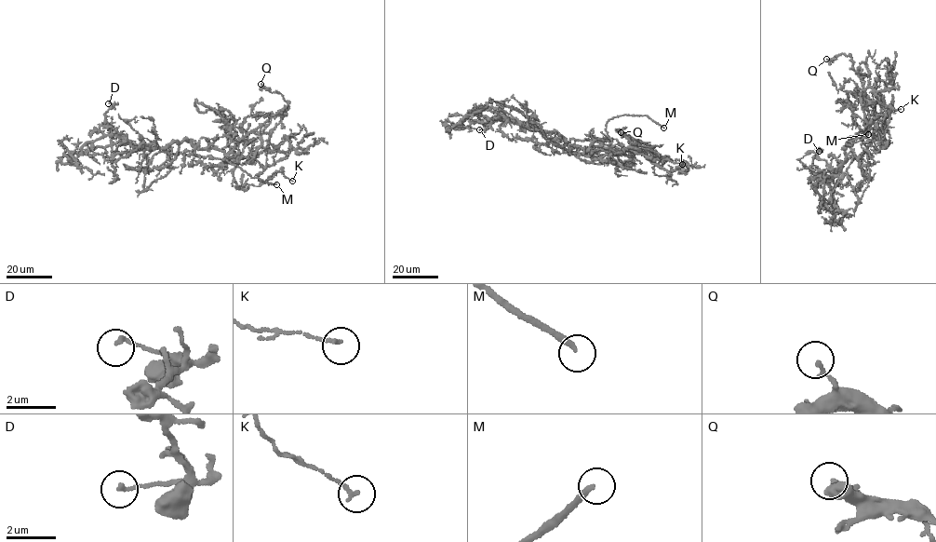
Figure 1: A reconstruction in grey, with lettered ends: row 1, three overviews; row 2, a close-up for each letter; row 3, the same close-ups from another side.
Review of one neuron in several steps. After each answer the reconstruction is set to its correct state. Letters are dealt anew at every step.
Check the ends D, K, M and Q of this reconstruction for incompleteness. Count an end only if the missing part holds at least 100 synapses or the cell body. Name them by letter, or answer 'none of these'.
M

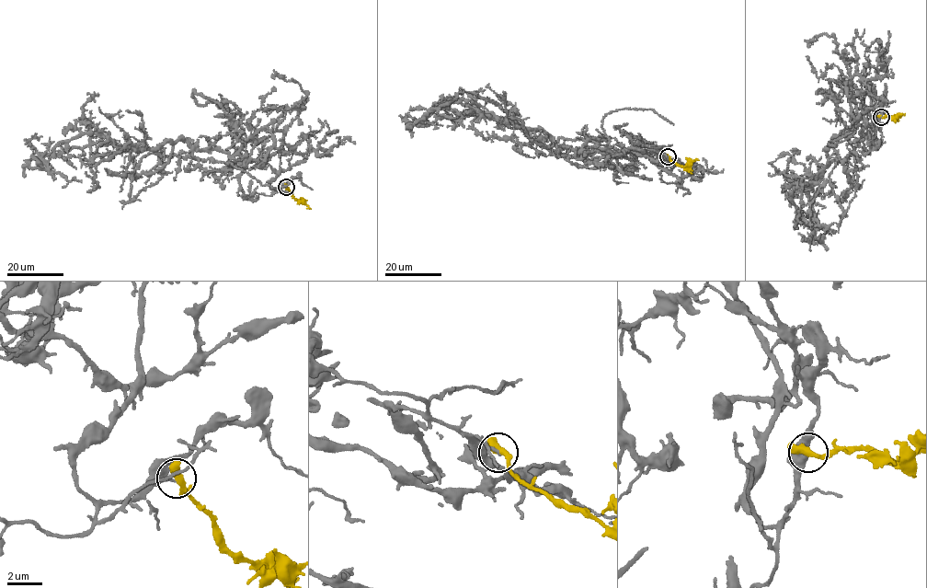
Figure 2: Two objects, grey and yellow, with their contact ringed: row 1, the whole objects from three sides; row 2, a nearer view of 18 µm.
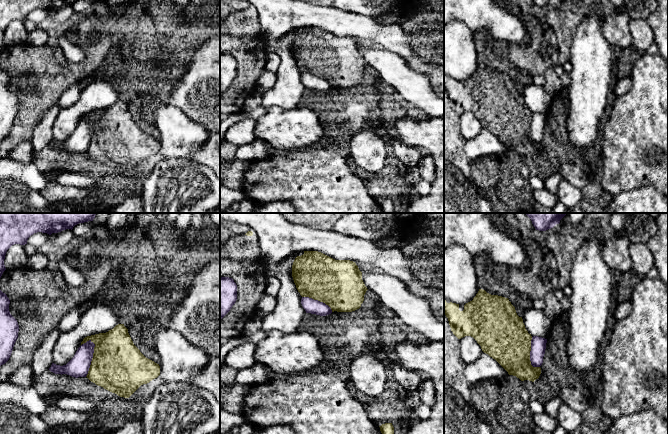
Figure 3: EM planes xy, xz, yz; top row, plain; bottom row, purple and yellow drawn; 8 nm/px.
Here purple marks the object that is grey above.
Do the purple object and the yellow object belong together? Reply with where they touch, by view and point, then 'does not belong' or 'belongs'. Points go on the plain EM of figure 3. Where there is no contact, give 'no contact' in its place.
xy (92, 133) | does not belong

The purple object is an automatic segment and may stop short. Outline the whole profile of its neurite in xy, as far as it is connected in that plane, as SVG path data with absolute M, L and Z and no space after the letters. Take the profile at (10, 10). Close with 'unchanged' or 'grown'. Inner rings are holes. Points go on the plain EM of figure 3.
M0 0L0 54L6 46L4 35L7 26L14 20L25 21L28 14L37 8L58 9L73 5L77 0Z; unchanged

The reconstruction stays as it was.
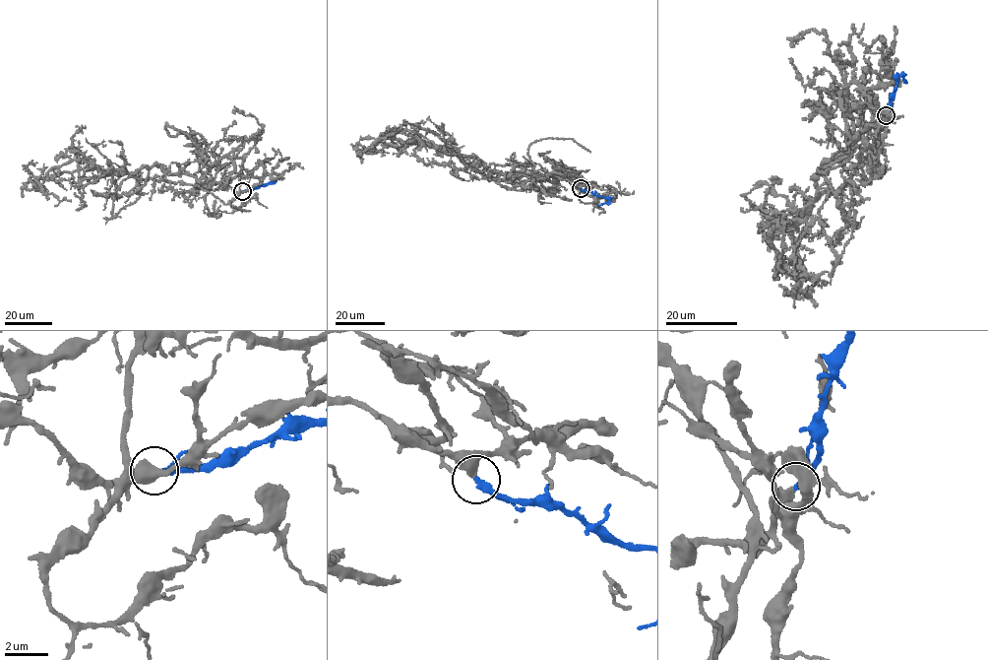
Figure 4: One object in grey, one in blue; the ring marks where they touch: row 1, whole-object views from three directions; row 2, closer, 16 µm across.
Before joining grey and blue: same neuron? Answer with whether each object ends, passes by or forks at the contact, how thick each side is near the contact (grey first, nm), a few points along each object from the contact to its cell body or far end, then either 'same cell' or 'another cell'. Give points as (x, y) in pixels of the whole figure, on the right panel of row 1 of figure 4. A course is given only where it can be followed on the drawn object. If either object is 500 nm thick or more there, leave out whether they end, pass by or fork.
grey passes by; blue ends; calibres 360 and 260 nm; course grey (886, 115), (858, 133), (862, 162), (839, 190), (774, 228), (769, 240), (798, 285), (794, 296), (784, 295); course blue (886, 115), (897, 79), (903, 76), (906, 84); same cell

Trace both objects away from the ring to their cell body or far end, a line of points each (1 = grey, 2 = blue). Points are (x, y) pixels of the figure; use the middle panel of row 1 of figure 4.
1: (580, 188), (546, 173), (507, 181), (484, 178), (456, 153), (409, 135), (395, 132), (375, 144), (407, 122)
2: (580, 188), (608, 198), (606, 203), (598, 205)

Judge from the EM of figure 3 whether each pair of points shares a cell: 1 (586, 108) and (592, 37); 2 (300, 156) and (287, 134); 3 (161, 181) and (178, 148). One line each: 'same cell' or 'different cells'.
1: same cell
2: different cells
3: different cells

